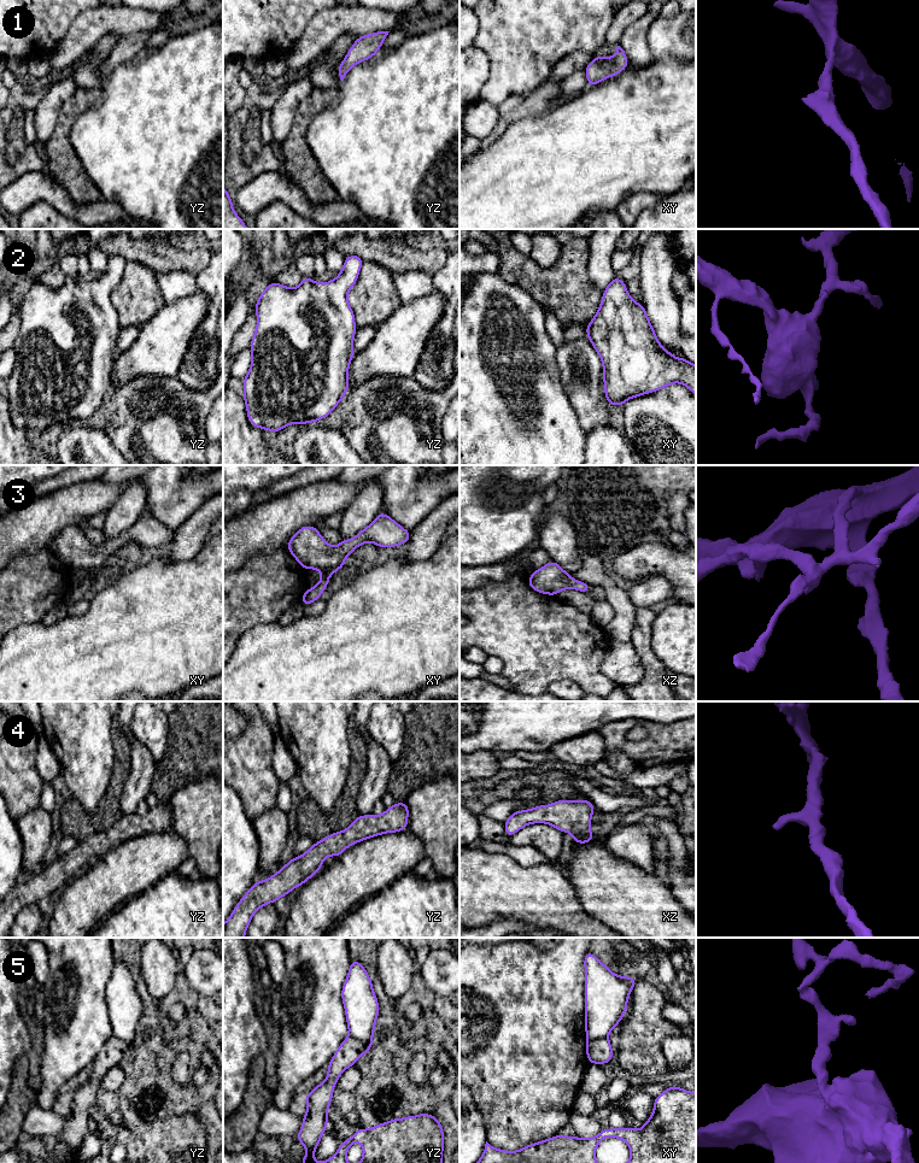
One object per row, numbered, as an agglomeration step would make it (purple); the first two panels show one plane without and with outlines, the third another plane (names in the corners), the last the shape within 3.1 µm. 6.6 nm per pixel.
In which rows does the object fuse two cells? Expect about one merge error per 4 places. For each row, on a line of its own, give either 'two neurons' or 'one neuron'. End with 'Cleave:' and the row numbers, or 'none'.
1: one neuron
2: one neuron
3: one neuron
4: one neuron
5: two neurons
Cleave: 5

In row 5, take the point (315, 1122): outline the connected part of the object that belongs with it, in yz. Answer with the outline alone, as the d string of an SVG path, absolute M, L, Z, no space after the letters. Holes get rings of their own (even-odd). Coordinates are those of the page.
M347 1036L329 1061L326 1080L305 1096L308 1110L303 1116L297 1140L308 1150L308 1156L303 1156L300 1163L317 1163L314 1155L328 1127L327 1112L332 1103L334 1086L343 1071L355 1065L369 1050L370 1047L358 1039Z

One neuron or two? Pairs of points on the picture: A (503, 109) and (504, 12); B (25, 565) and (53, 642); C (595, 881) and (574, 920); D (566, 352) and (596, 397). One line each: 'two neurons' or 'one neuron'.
A: two neurons
B: two neurons
C: two neurons
D: one neuron

